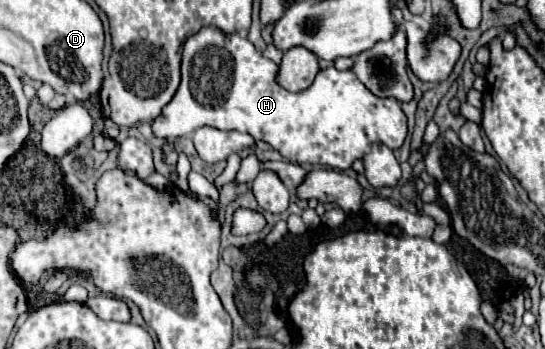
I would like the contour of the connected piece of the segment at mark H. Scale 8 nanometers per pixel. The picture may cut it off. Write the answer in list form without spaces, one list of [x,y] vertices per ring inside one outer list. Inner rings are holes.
[[[204,27],[202,31],[198,31],[196,35],[192,35],[192,37],[186,41],[186,45],[184,45],[182,83],[180,83],[174,99],[164,107],[162,115],[152,123],[152,133],[154,133],[154,137],[160,137],[160,139],[166,139],[166,137],[184,137],[184,135],[188,135],[188,133],[192,133],[192,131],[196,131],[198,127],[204,127],[204,125],[210,125],[210,127],[216,127],[216,129],[222,129],[222,131],[234,129],[234,131],[250,133],[256,141],[262,139],[262,141],[270,143],[276,151],[282,153],[282,157],[286,157],[286,159],[290,159],[290,161],[294,161],[294,163],[330,165],[332,169],[340,169],[340,171],[350,169],[354,159],[362,159],[364,153],[366,153],[368,147],[370,147],[370,141],[372,141],[372,143],[386,143],[390,149],[398,149],[398,147],[404,143],[404,139],[406,139],[406,115],[402,117],[400,103],[398,103],[396,99],[378,99],[378,97],[374,97],[374,95],[358,81],[358,77],[356,77],[352,71],[338,71],[338,69],[334,69],[334,67],[322,69],[322,73],[316,75],[314,83],[312,83],[308,89],[298,91],[298,93],[290,93],[290,91],[282,89],[282,87],[276,83],[276,73],[278,73],[278,65],[276,65],[274,61],[270,61],[270,59],[264,59],[262,53],[258,53],[256,47],[254,47],[248,39],[244,39],[244,37],[240,37],[240,35],[224,35],[222,31],[218,31],[218,29],[214,29],[214,27]]]

